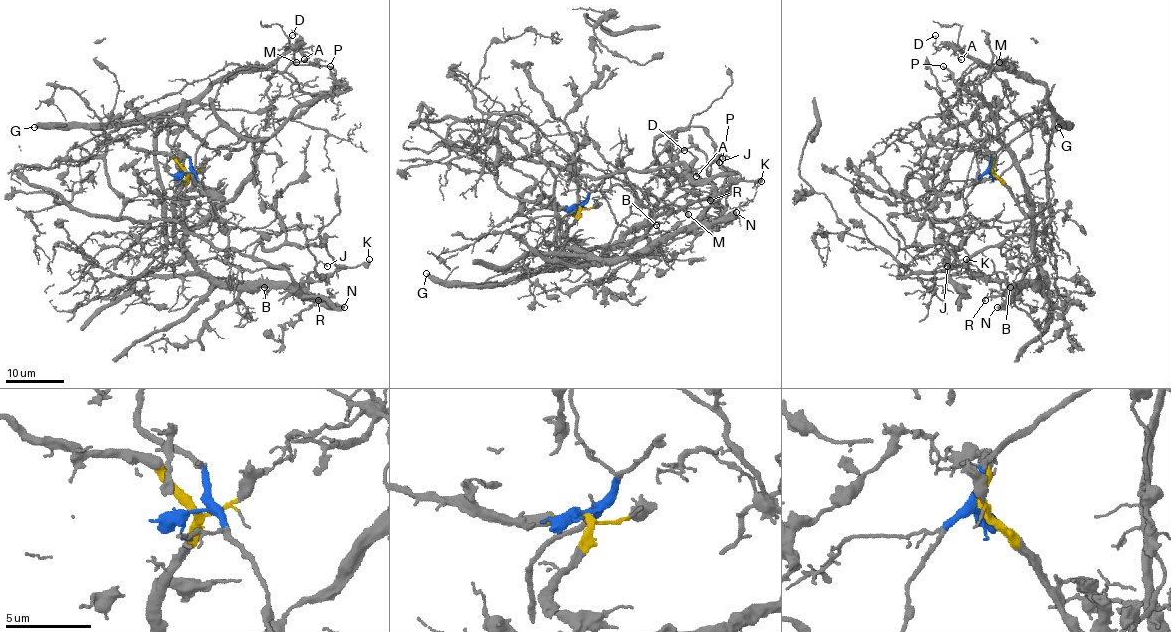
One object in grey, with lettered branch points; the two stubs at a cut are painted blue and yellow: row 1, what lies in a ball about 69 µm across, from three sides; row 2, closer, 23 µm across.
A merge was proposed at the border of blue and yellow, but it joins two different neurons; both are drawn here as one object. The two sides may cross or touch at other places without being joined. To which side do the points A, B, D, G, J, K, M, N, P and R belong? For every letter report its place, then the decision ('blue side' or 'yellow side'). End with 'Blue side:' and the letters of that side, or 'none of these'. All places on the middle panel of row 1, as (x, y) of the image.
A: place (696, 176); blue side
B: place (656, 225); yellow side
D: place (684, 150); blue side
G: place (426, 273); blue side
J: place (719, 162); yellow side
K: place (761, 181); yellow side
M: place (688, 214); blue side
N: place (736, 212); yellow side
P: place (722, 158); yellow side
R: place (710, 200); yellow side
Blue side: A, D, G, M

